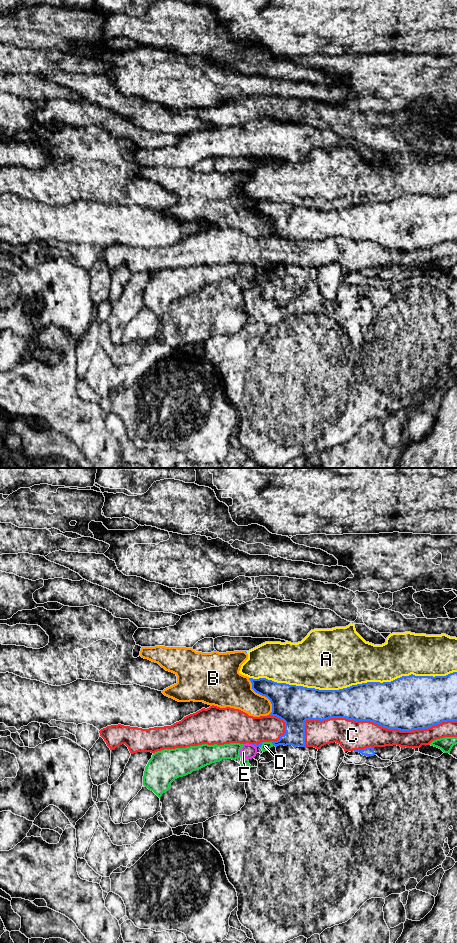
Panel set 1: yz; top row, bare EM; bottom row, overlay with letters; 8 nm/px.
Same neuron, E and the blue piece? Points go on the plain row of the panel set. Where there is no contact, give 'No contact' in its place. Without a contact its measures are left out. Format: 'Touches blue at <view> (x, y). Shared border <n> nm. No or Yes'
Touches blue at yz (254, 265). Shared border 50 nm. No

